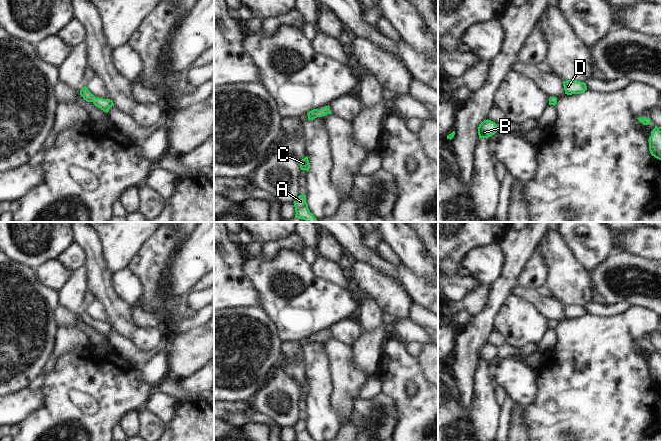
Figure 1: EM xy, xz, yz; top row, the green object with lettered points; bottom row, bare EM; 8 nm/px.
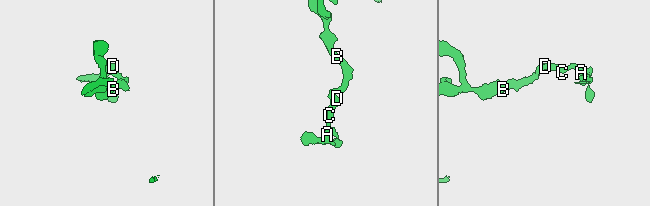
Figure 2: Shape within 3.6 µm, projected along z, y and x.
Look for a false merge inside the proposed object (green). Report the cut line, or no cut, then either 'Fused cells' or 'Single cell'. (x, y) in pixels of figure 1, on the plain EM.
No split. Single cell.

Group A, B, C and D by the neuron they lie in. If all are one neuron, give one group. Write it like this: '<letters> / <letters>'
A B C D

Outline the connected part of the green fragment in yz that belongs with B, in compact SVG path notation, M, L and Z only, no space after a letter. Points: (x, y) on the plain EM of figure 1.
M484 344L478 351L478 359L480 362L488 362L498 355L498 350L491 344Z

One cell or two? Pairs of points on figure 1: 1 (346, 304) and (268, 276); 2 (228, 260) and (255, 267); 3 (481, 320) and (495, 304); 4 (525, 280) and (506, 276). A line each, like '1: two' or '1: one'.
1: one
2: two
3: one
4: two

